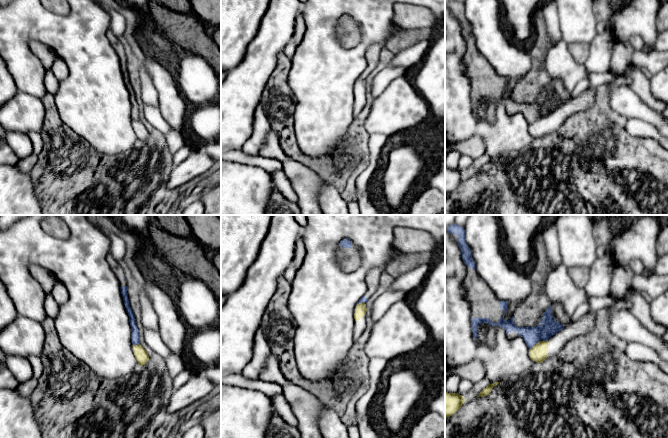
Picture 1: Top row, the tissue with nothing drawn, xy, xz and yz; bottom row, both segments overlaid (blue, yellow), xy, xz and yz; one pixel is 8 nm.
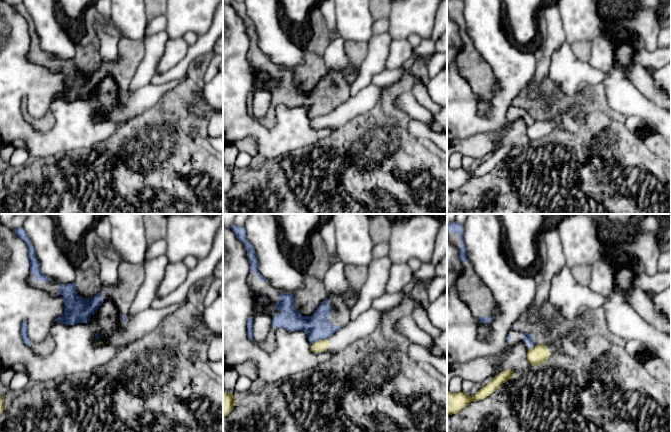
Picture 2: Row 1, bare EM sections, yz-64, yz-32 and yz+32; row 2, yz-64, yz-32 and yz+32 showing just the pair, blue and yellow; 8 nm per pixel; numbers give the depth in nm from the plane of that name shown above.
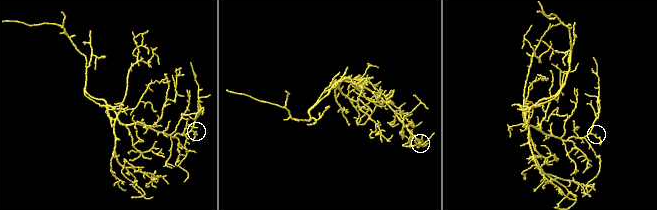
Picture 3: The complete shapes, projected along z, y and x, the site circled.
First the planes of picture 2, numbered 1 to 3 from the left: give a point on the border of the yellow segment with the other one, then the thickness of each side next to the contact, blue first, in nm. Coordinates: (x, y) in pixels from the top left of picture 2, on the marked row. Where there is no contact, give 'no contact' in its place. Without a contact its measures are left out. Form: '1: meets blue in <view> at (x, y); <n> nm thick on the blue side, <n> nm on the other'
1: no contact
2: meets blue in yz-32 at (319, 339); 200 nm thick on the blue side, 100 nm on the other
3: meets blue in yz+32 at (531, 347); 80 nm thick on the blue side, 150 nm on the other

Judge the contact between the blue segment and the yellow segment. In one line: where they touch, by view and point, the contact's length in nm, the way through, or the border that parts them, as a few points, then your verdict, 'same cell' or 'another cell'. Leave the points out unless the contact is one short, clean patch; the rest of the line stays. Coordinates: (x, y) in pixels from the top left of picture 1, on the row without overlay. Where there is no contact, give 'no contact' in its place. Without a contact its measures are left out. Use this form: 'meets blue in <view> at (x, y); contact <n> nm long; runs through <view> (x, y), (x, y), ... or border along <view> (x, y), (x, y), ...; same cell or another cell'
meets blue in yz at (534, 120); contact 120 nm long; border along yz (539, 116), (529, 125); another cell

